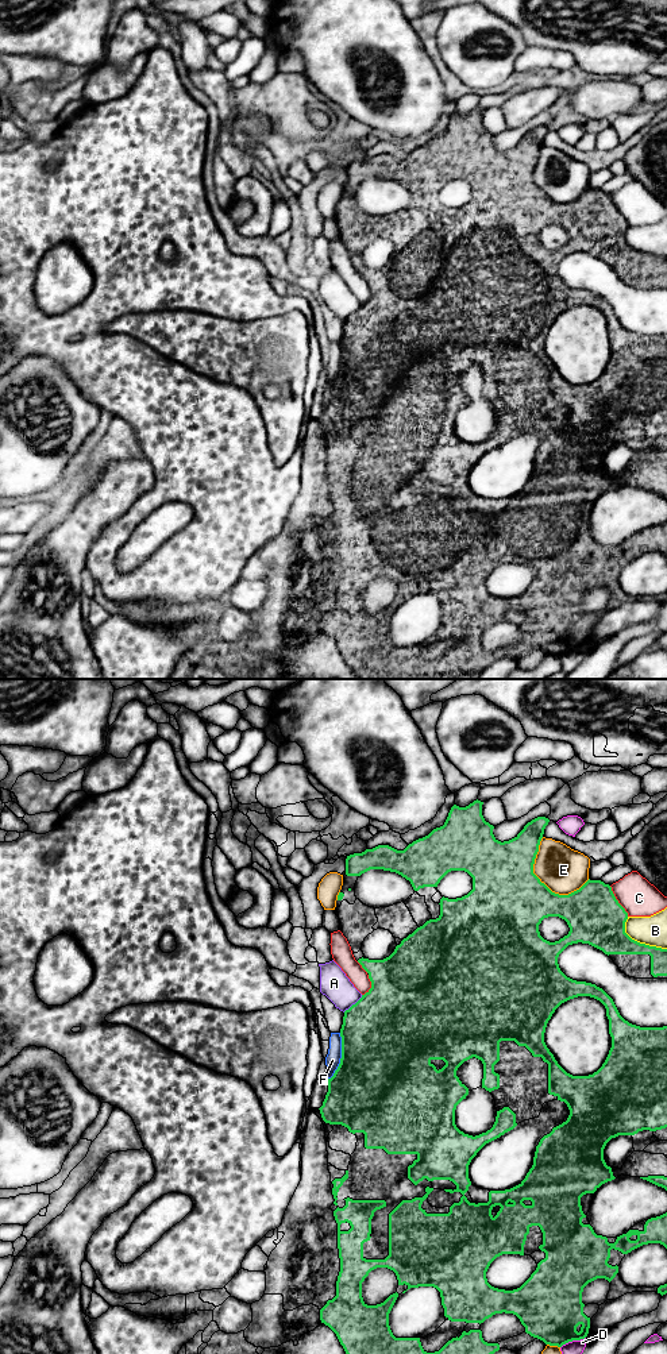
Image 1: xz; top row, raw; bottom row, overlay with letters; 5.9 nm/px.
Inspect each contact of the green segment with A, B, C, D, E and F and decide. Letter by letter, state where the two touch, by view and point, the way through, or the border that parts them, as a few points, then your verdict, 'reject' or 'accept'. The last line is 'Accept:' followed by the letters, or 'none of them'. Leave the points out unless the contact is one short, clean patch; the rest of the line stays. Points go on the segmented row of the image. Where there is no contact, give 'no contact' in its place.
A: xz (353, 1005) | reject
B: xz (639, 942) | reject
C: xz (617, 901) | reject
D: xz (573, 1339) | reject
E: xz (538, 878) | reject
F: xz (342, 1056) | reject
Accept: none of them

